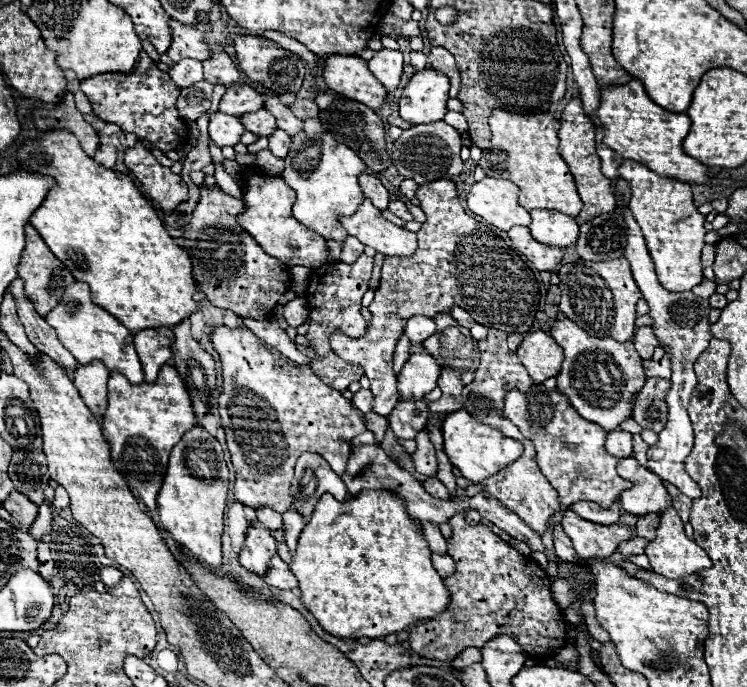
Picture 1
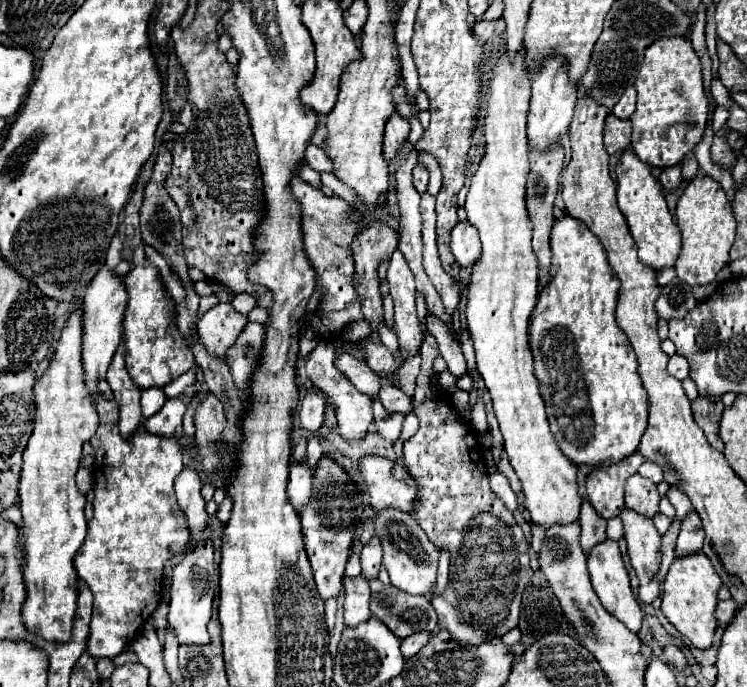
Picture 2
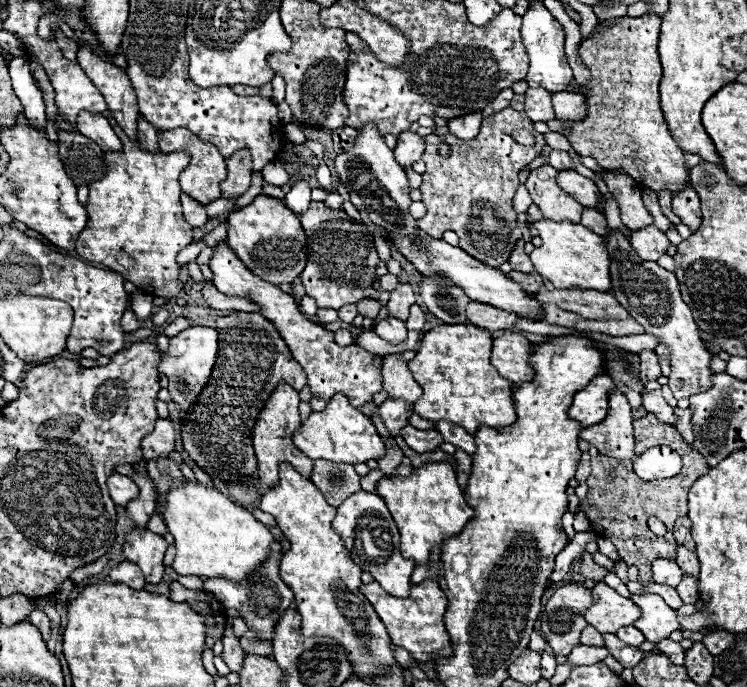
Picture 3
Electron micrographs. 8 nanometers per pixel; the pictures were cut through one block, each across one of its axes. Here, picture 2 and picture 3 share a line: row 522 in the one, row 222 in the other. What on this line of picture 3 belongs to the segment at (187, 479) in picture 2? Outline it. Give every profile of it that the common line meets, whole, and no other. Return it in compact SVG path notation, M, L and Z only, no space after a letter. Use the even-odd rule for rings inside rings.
M182 194L182 208L184 208L184 218L190 222L190 226L202 228L208 222L204 206L200 206L200 202L188 198L188 194Z

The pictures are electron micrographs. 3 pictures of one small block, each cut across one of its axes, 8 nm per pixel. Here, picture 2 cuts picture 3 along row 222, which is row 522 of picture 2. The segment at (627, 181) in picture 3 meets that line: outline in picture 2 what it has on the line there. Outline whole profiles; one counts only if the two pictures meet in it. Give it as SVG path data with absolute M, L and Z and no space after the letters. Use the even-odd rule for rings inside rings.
M624 510L620 516L624 522L624 538L628 542L628 554L636 576L640 578L640 600L644 604L652 604L660 596L660 582L656 578L660 568L662 540L656 532L654 524L648 518L640 518L640 514L632 514Z

